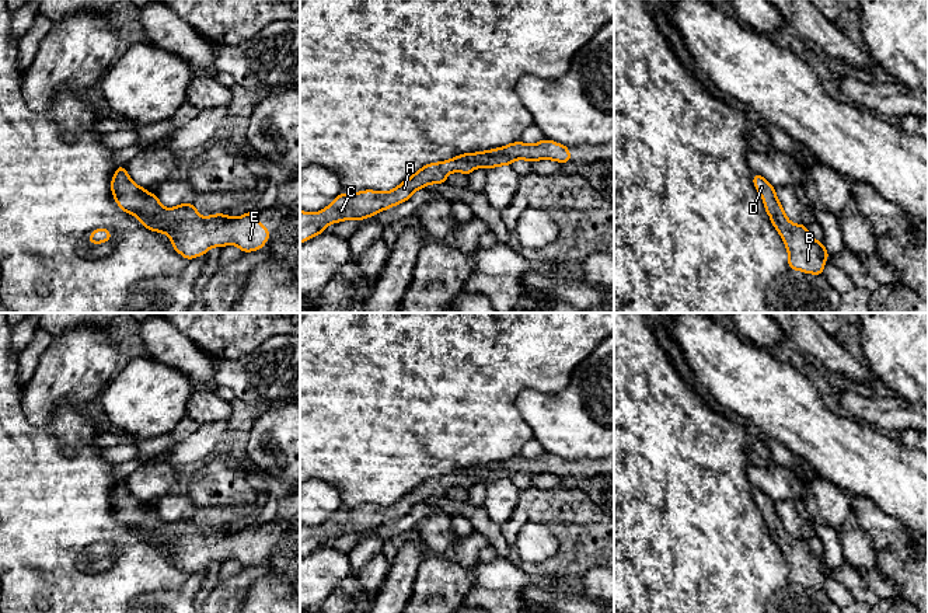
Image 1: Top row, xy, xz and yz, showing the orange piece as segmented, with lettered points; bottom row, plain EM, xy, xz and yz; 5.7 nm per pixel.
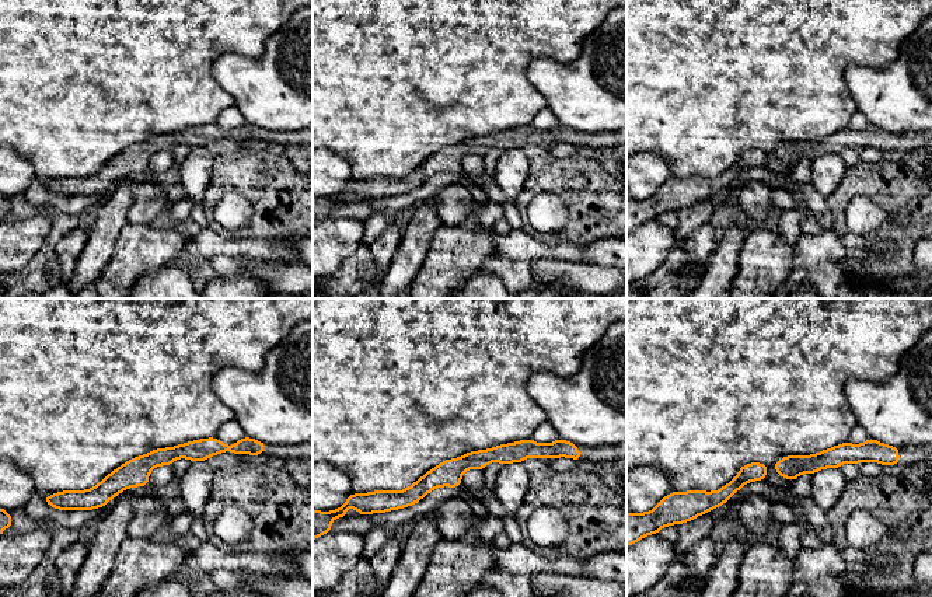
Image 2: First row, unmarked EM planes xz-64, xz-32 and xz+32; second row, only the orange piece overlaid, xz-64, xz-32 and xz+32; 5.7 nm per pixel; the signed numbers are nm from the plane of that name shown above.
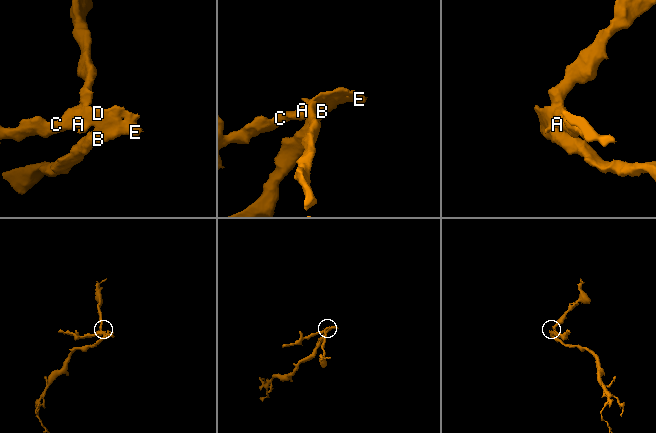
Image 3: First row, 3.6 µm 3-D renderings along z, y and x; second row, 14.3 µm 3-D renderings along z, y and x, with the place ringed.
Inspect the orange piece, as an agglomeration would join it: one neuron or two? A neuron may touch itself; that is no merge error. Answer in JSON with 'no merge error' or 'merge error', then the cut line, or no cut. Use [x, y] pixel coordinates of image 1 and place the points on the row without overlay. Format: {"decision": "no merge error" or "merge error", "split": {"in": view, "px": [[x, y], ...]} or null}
{"decision": "no merge error", "split": null}

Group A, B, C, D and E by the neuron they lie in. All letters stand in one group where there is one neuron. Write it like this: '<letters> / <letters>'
A B C D E

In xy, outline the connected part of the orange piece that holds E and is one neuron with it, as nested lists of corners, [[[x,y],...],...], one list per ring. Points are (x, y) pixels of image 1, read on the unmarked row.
[[[118,480],[111,495],[111,505],[119,523],[136,530],[149,544],[168,548],[174,564],[188,575],[206,568],[212,561],[224,561],[228,558],[237,560],[243,567],[257,565],[269,554],[269,544],[258,537],[254,525],[238,532],[219,527],[203,533],[196,522],[188,516],[165,523],[160,518],[158,509],[149,508],[146,502],[136,499],[123,480]]]

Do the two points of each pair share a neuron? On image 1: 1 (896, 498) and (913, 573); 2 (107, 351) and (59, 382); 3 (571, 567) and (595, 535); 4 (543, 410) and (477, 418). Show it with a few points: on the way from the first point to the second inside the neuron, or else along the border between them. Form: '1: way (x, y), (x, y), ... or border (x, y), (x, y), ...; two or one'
1: border (875, 504), (896, 518), (911, 536); two
2: way (96, 355), (87, 356), (70, 371); one
3: way (574, 558), (586, 543); one
4: border (526, 387), (516, 399), (516, 408), (533, 436); two

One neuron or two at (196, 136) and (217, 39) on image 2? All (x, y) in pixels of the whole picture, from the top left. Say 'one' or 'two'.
two

